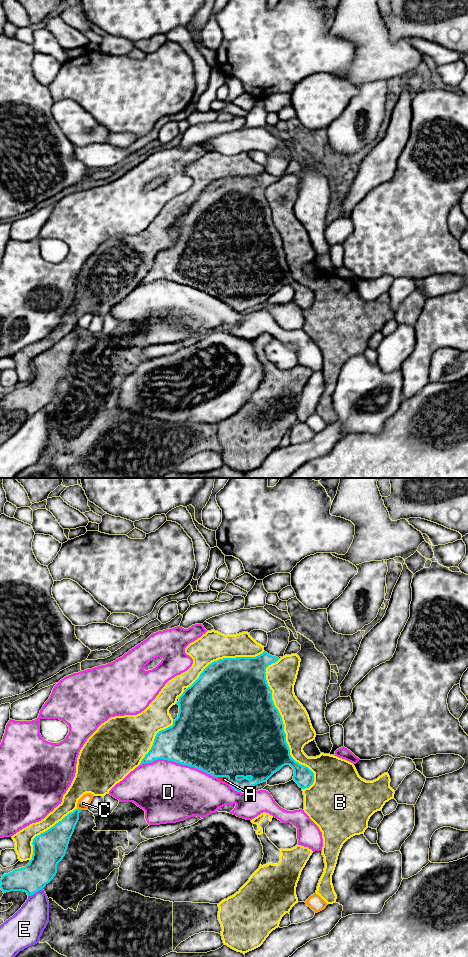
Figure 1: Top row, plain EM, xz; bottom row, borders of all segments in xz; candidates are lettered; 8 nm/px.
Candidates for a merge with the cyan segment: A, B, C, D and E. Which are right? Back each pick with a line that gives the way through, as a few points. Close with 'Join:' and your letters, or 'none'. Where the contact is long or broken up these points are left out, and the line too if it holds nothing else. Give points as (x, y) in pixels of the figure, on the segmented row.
A: Path across: xz (228, 745), (228, 769), (225, 776), (224, 779)
Join: A

